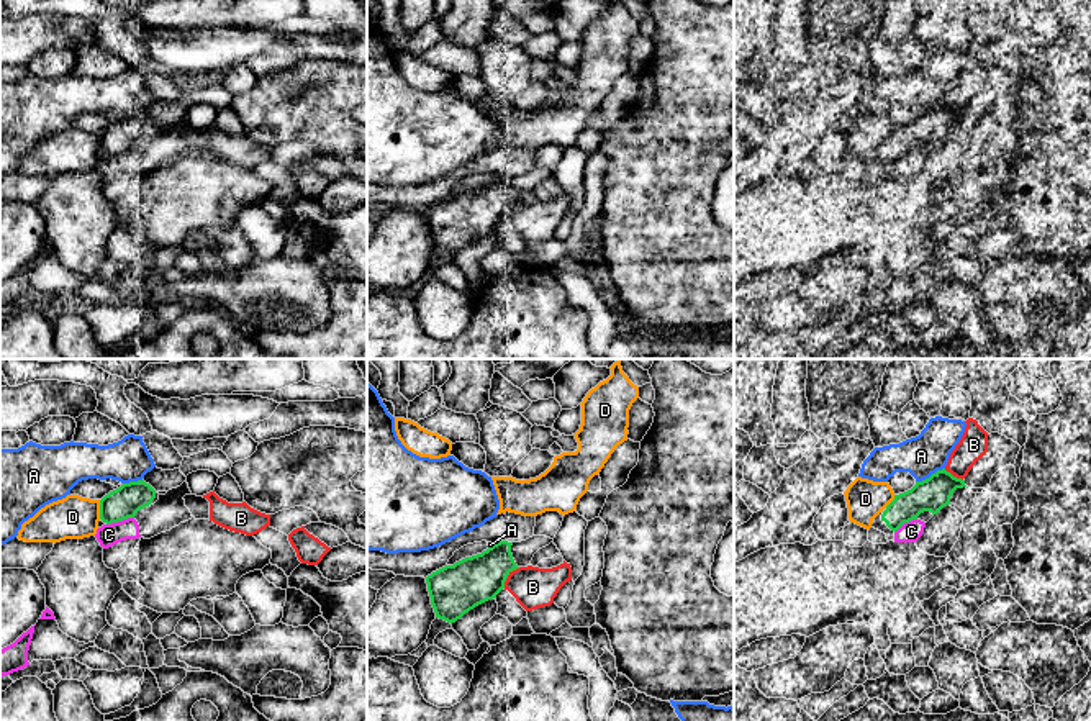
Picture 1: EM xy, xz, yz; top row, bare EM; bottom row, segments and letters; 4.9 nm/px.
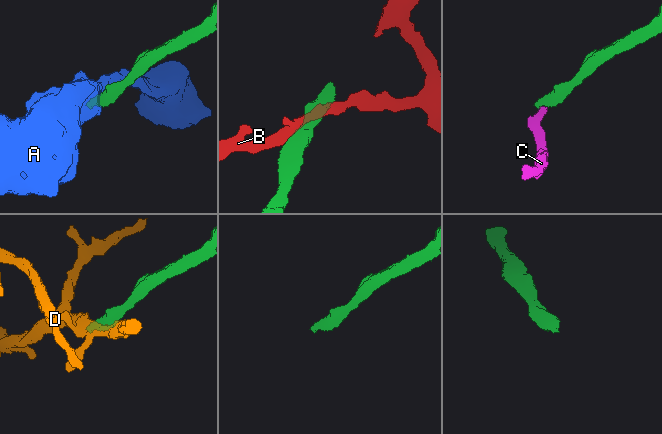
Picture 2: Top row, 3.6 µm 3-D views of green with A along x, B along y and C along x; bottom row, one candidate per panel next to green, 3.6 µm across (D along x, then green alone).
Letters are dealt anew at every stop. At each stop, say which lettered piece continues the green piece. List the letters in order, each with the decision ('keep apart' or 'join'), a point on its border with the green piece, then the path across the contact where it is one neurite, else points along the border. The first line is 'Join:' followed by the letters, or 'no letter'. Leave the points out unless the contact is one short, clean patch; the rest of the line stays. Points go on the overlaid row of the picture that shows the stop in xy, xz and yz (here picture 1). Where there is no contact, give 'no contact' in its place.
Join: no letter
A: keep apart; meets green in yz at (931, 476)
B: keep apart; meets green in xz at (508, 574)
C: keep apart; meets green in xy at (120, 520)
D: keep apart; meets green in xy at (100, 510)

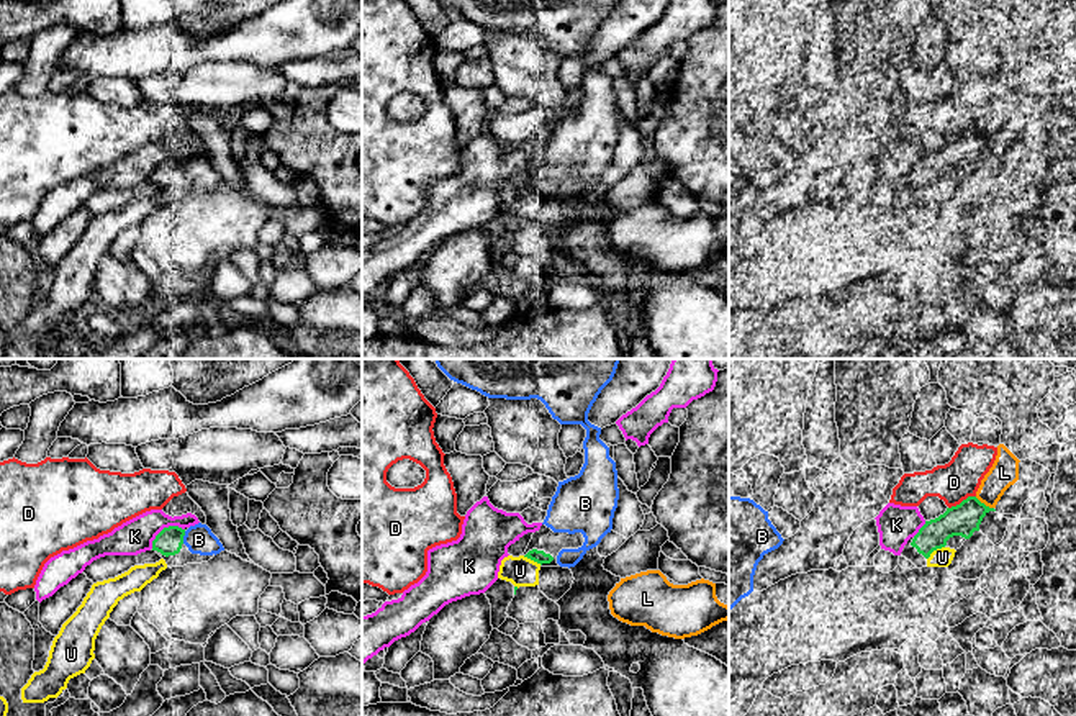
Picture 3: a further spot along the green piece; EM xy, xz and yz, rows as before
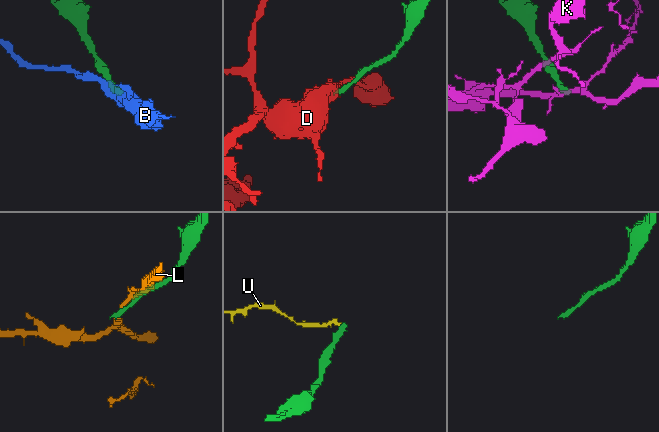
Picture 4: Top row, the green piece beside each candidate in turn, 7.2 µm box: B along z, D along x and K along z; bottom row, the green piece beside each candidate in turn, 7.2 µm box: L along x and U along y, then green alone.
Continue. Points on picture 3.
Join: B
B: join; meets green in xy at (182, 538)
D: keep apart; meets green in yz at (963, 500)
K: keep apart; meets green in xy at (164, 528)
L: keep apart; meets green in yz at (983, 503)
U: keep apart; meets green in yz at (934, 549)

